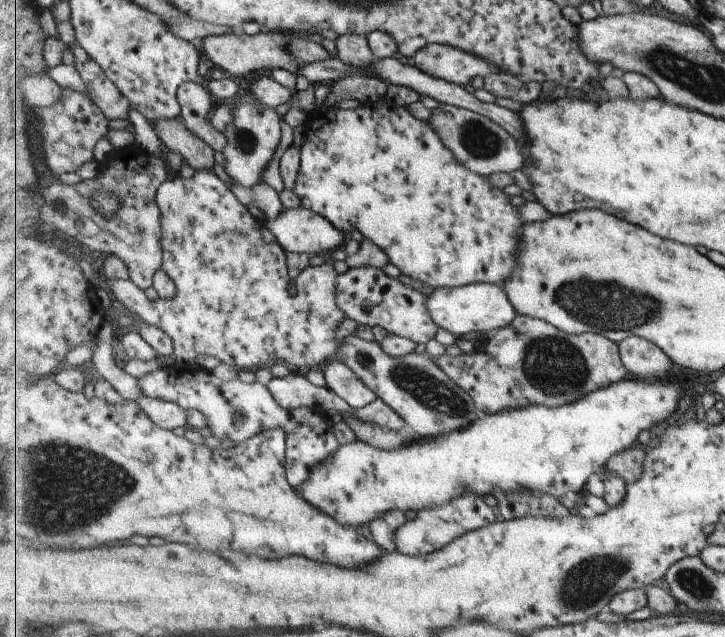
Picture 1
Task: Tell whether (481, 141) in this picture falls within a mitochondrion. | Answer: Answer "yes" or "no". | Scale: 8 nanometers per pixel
yes

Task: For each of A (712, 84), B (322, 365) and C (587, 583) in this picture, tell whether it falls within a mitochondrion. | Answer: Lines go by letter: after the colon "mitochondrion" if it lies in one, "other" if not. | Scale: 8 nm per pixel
A: mitochondrion
B: other
C: mitochondrion

